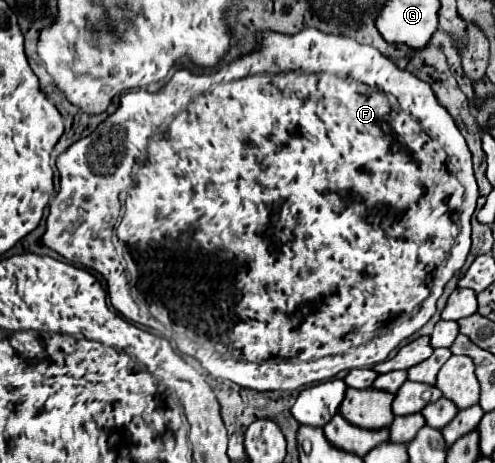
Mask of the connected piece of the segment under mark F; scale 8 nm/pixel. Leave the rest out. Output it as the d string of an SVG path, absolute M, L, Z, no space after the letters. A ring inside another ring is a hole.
M306 27L306 29L302 29L302 31L298 31L298 33L294 33L294 35L286 35L286 33L278 33L278 31L268 31L268 29L266 29L266 31L258 31L258 33L256 33L256 49L254 49L254 51L252 51L252 53L248 53L248 55L244 55L244 57L240 57L240 59L236 59L236 61L232 61L232 63L228 63L228 65L224 65L224 67L222 67L222 69L218 69L218 71L212 71L212 73L202 73L202 75L194 75L194 73L190 73L190 71L186 71L186 69L180 69L180 71L176 71L176 73L174 73L174 75L172 75L172 79L170 79L170 81L168 81L168 83L166 83L166 85L164 85L164 87L162 87L162 89L160 89L160 91L158 91L158 93L148 93L148 91L144 91L144 89L140 89L140 91L128 91L128 93L122 93L122 95L120 95L120 105L118 105L118 111L116 111L116 113L112 113L112 115L108 115L108 117L106 117L106 119L104 119L104 121L102 121L102 123L100 123L100 125L98 125L98 127L96 127L96 129L94 129L94 131L92 131L92 133L90 133L90 135L88 135L88 137L82 137L82 139L80 139L80 141L76 141L76 143L74 143L74 145L70 145L70 147L68 147L68 149L66 149L66 151L64 151L64 153L62 153L62 155L60 155L60 157L58 157L58 159L56 159L56 167L58 167L58 173L60 173L60 191L58 191L58 193L56 193L56 197L54 197L54 201L52 201L52 205L50 205L50 215L48 215L48 219L46 219L46 233L44 233L44 245L48 245L48 247L50 247L50 249L56 249L56 251L58 251L58 253L60 253L60 255L62 255L62 257L64 257L64 259L66 259L66 261L70 261L70 263L78 263L78 265L82 265L82 267L86 267L86 269L92 269L92 271L98 271L98 273L100 273L100 275L102 275L102 277L104 277L104 279L106 279L106 283L108 283L108 293L110 293L110 303L112 303L112 307L114 307L114 309L116 309L116 311L118 311L118 313L122 313L122 315L124 315L124 317L126 317L126 319L130 319L130 321L134 321L134 323L140 323L140 325L146 325L146 327L150 327L150 329L154 329L154 331L158 331L158 333L160 333L160 335L162 335L162 337L166 337L166 339L168 339L168 341L174 341L174 343L176 343L176 347L178 347L178 351L180 351L180 353L184 353L184 355L190 355L190 357L194 357L194 359L198 359L198 361L200 361L200 365L202 365L202 367L204 367L204 369L206 369L206 371L208 371L208 373L210 373L210 375L212 375L212 377L222 377L222 379L230 379L230 381L234 381L234 383L238 383L238 385L240 385L240 387L248 387L248 389L254 389L254 391L274 391L274 389L280 389L280 391L294 391L294 389L300 389L300 387L306 387L306 385L310 385L310 383L318 383L318 381L326 381L326 379L332 379L332 377L334 377L334 375L338 375L338 373L340 373L340 371L350 371L350 369L360 369L360 367L372 367L372 365L376 365L376 363L382 363L382 361L386 361L386 359L388 359L388 355L390 355L390 353L392 353L392 351L394 351L394 349L396 349L396 347L398 347L398 345L400 345L400 343L402 343L402 341L404 341L404 339L408 339L408 337L410 337L410 335L412 335L412 333L416 333L416 331L418 331L418 329L420 329L420 327L422 327L422 325L424 325L424 323L426 323L426 321L428 321L428 319L430 319L430 317L432 317L432 315L434 315L434 311L436 311L436 299L438 299L438 297L440 297L440 295L442 295L442 289L444 289L444 285L446 285L446 283L448 283L448 281L450 281L450 279L452 279L452 277L454 277L454 273L456 273L456 271L458 271L458 269L460 269L460 267L462 267L462 265L464 265L464 261L466 261L466 257L468 257L468 251L470 251L470 217L472 217L472 213L474 213L474 209L476 209L476 199L478 199L478 185L476 185L476 177L474 177L474 169L472 169L472 153L470 153L470 149L468 149L468 145L466 145L466 139L464 139L464 137L462 137L462 133L460 133L460 129L458 129L458 127L456 127L456 123L454 123L454 119L452 119L452 117L450 117L450 113L448 113L448 111L446 111L446 109L444 109L444 107L442 107L442 105L440 105L440 103L438 103L438 101L436 101L436 97L434 97L434 93L432 93L432 89L430 89L430 85L428 85L428 83L424 83L424 81L420 81L420 79L418 79L418 77L416 77L416 75L412 75L412 73L410 73L410 71L404 71L404 69L398 69L398 67L396 67L396 65L394 65L394 63L392 63L392 61L390 61L390 59L388 59L388 57L384 57L384 55L382 55L382 53L380 53L380 51L378 51L378 49L374 49L374 47L372 47L372 45L362 45L362 43L356 43L356 41L354 41L354 39L348 39L348 37L344 37L344 35L328 35L328 33L324 33L324 31L318 31L318 29L314 29L314 27ZM136 156L146 156L146 157L144 157L144 161L142 161L142 157L138 157L138 169L136 169L136 175L134 175L134 187L132 187L132 189L130 189L130 171L132 171L132 167L134 167L134 159L136 159ZM126 189L130 189L130 191L128 191L128 197L126 197L126 213L124 213L124 217L122 217L122 223L120 223L120 225L118 225L118 237L120 237L120 239L122 239L122 241L124 241L124 243L126 243L126 247L128 247L128 251L130 251L130 255L132 255L132 259L134 259L134 263L136 263L136 283L134 283L134 285L132 285L132 295L130 295L130 285L128 285L128 277L126 277L126 273L125 273L125 268L124 268L124 266L123 266L123 265L122 265L122 261L120 261L120 257L118 257L118 255L116 255L116 249L114 249L114 245L112 245L112 231L114 231L114 227L116 227L116 223L118 223L118 213L120 213L120 201L118 201L118 195L120 195L120 191L126 191Z

